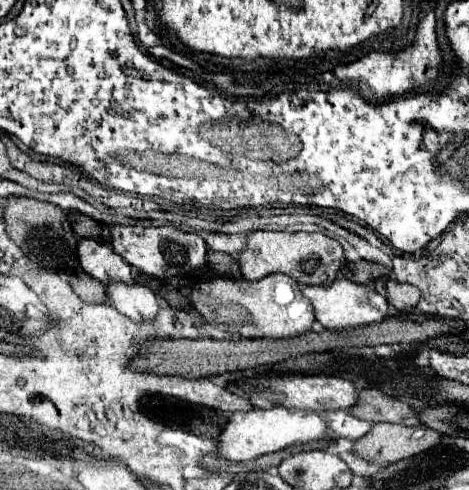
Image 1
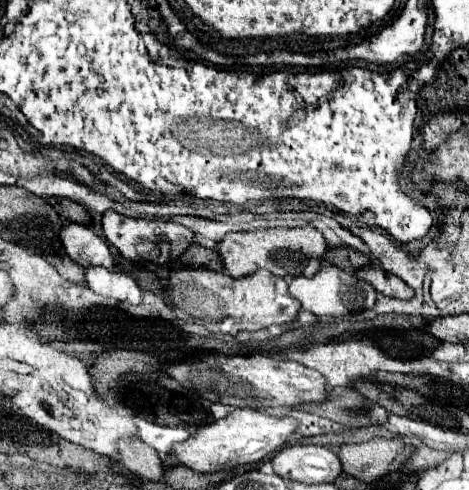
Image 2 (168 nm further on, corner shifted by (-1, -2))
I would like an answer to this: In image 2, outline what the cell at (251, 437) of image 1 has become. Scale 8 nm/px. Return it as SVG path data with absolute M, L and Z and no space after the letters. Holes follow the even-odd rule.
M234 409L228 417L214 421L212 425L200 427L196 435L174 447L178 461L200 473L214 473L236 465L264 461L272 451L280 449L292 433L298 429L298 421L292 417L276 417L256 409Z

